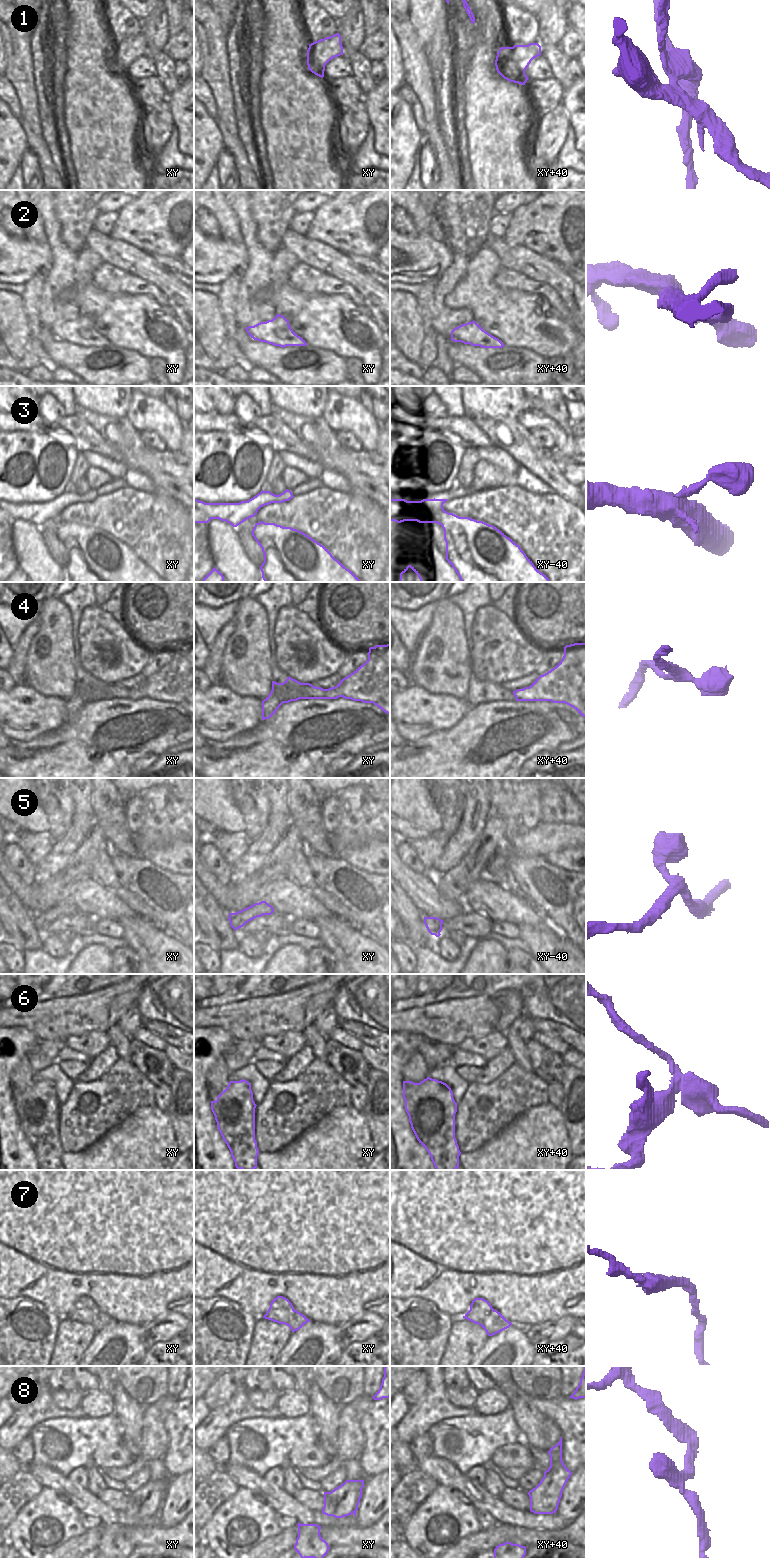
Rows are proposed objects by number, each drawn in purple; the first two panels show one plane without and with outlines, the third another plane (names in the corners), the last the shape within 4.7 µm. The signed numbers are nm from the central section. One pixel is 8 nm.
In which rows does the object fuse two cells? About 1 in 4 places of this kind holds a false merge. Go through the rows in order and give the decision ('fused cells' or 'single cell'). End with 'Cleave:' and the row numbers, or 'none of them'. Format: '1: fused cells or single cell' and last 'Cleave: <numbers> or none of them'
1: fused cells
2: single cell
3: fused cells
4: single cell
5: single cell
6: fused cells
7: single cell
8: single cell
Cleave: 1, 3, 6

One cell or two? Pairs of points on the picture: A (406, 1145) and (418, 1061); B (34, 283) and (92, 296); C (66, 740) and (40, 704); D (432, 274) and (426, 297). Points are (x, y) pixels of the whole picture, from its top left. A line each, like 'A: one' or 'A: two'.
A: two
B: two
C: two
D: two

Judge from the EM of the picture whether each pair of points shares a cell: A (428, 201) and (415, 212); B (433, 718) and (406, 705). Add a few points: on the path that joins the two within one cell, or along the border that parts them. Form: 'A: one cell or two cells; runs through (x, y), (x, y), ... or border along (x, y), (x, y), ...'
A: two cells; border along (420, 200), (431, 219)
B: one cell; runs through (426, 713), (417, 713), (413, 710)

